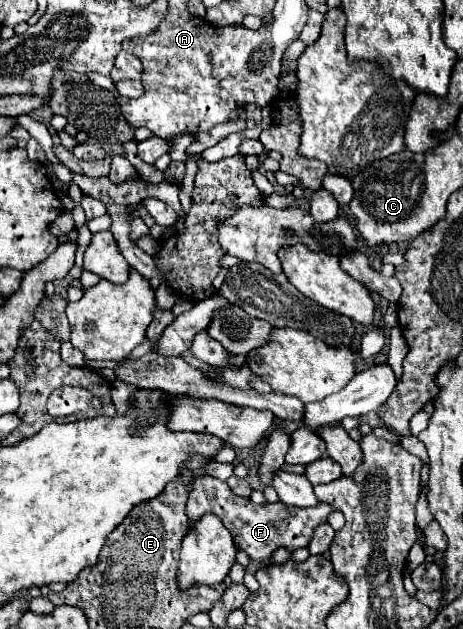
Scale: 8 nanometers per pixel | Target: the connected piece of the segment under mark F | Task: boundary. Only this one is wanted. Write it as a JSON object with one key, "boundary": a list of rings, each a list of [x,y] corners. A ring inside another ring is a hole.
{"boundary":[[[199,477],[193,485],[193,491],[187,501],[187,515],[191,523],[195,523],[201,515],[205,513],[215,513],[221,517],[221,521],[227,525],[227,529],[233,535],[233,541],[239,549],[243,549],[253,561],[263,561],[269,559],[271,553],[277,547],[287,547],[289,551],[295,551],[299,547],[307,547],[313,531],[317,525],[327,521],[327,515],[333,511],[331,505],[319,503],[315,507],[289,507],[283,503],[267,503],[263,507],[255,505],[251,499],[237,497],[231,493],[225,481],[219,481],[215,477]]]}

